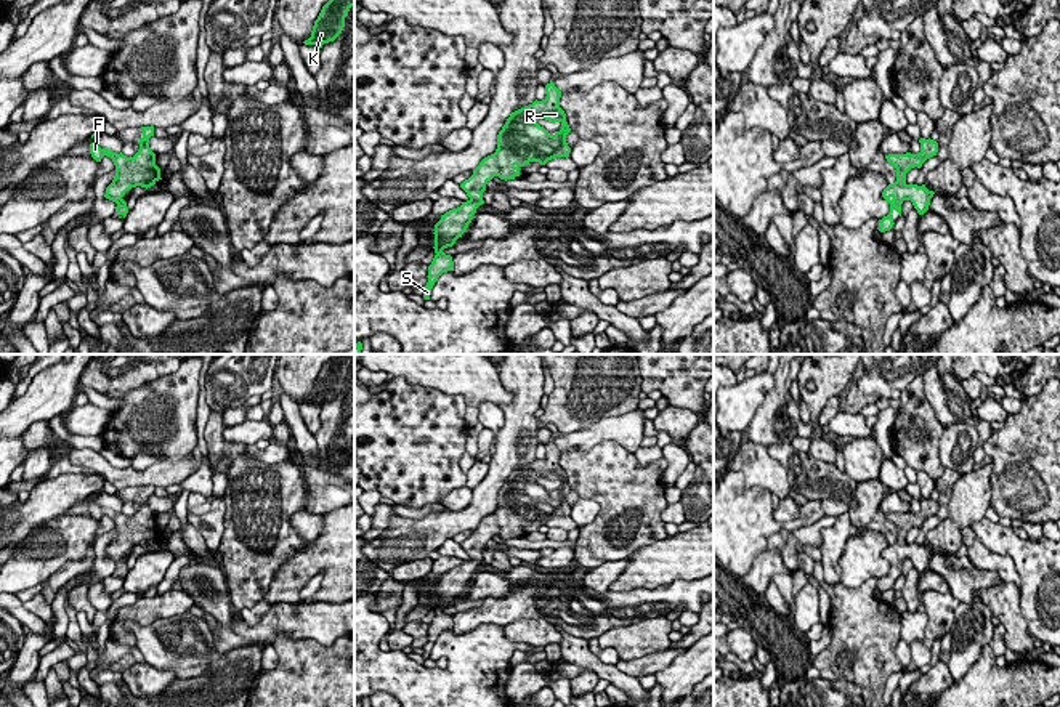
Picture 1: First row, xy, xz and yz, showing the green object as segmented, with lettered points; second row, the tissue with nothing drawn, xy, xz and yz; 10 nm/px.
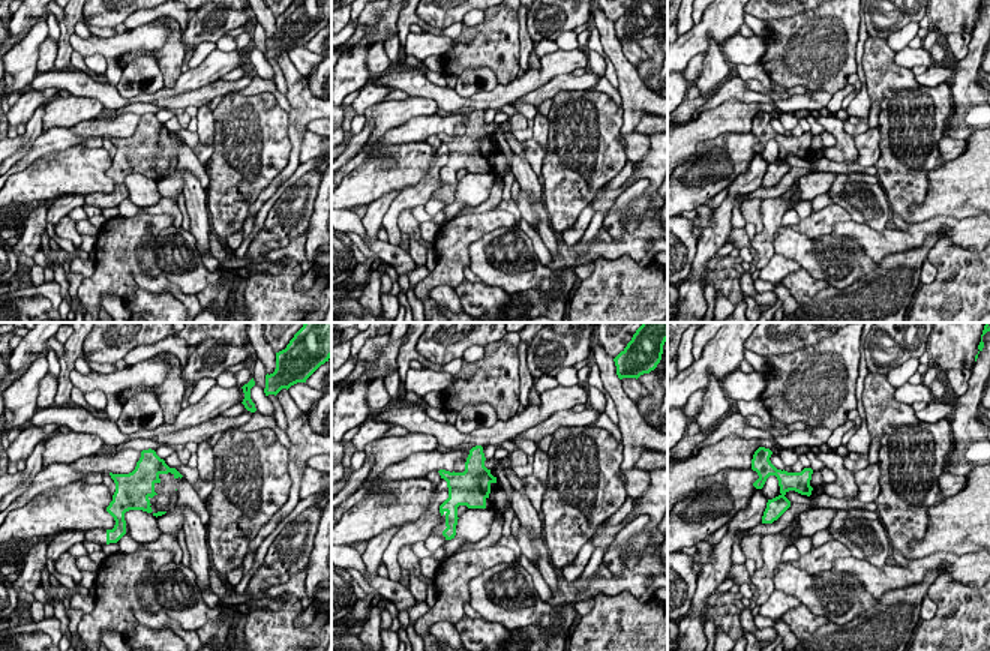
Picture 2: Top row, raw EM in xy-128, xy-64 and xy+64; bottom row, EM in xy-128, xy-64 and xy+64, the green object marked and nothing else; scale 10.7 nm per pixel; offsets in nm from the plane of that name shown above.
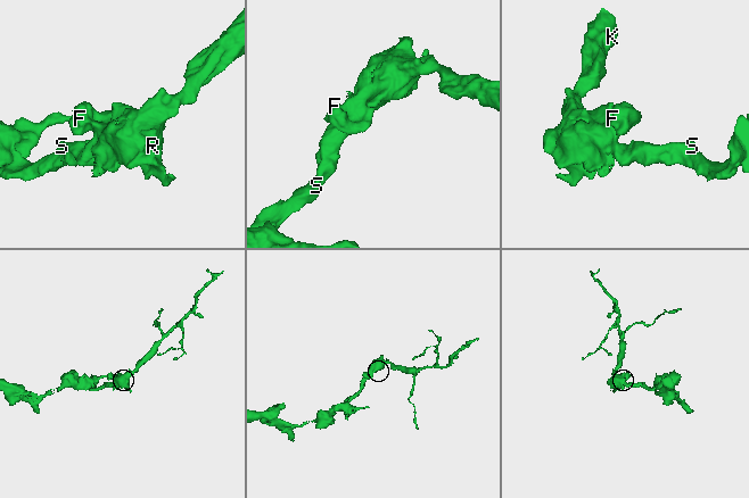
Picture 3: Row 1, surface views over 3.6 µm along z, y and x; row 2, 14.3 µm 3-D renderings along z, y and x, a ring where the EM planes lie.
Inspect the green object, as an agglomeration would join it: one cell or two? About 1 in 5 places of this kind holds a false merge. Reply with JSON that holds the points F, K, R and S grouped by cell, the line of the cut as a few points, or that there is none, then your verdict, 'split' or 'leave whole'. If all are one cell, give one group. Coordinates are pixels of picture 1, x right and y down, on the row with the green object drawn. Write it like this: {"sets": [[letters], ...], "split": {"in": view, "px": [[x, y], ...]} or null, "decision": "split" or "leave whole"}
{"sets": [["F", "K", "R", "S"]], "split": null, "decision": "leave whole"}

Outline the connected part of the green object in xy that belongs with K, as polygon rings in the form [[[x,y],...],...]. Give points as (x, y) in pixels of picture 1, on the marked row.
[[[329,0],[314,21],[311,37],[303,43],[322,48],[324,43],[334,42],[342,34],[351,6],[354,0]]]

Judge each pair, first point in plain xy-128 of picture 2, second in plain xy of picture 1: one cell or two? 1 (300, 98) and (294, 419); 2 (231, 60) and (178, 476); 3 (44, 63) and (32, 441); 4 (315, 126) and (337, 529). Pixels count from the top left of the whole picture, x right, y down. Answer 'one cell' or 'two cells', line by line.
1: one cell
2: one cell
3: one cell
4: two cells

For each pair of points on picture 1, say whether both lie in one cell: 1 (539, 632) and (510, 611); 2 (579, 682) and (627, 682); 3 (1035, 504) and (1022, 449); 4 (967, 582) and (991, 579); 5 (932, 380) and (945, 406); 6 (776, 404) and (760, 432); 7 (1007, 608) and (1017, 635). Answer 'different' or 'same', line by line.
1: different
2: different
3: same
4: same
5: same
6: same
7: same

